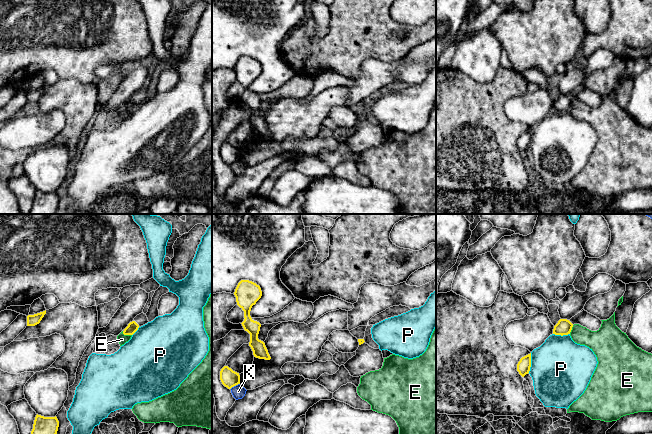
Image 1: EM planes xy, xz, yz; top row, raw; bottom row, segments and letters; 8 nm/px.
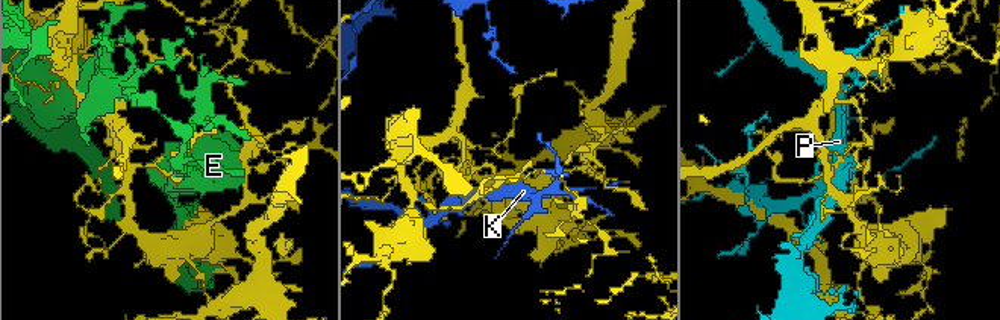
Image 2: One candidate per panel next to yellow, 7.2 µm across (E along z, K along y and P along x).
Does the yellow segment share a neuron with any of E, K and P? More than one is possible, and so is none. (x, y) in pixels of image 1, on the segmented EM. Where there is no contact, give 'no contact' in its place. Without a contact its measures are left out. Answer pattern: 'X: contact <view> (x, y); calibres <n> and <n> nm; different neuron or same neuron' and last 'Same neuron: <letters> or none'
E: contact xy (126, 334); calibres 90 and 80 nm; different neuron
K: contact xz (234, 385); calibres 140 and 110 nm; different neuron
P: contact yz (530, 363); calibres 110 and 480 nm; different neuron
Same neuron: none

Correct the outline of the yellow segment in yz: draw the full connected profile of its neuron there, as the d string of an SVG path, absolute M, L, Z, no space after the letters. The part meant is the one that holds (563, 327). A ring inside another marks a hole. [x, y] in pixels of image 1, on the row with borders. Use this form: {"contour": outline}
{"contour": "M583 310L570 320L560 319L554 326L553 334L555 335L568 335L570 334L574 324L579 324L591 331L597 331L601 327L602 321L596 316Z"}

